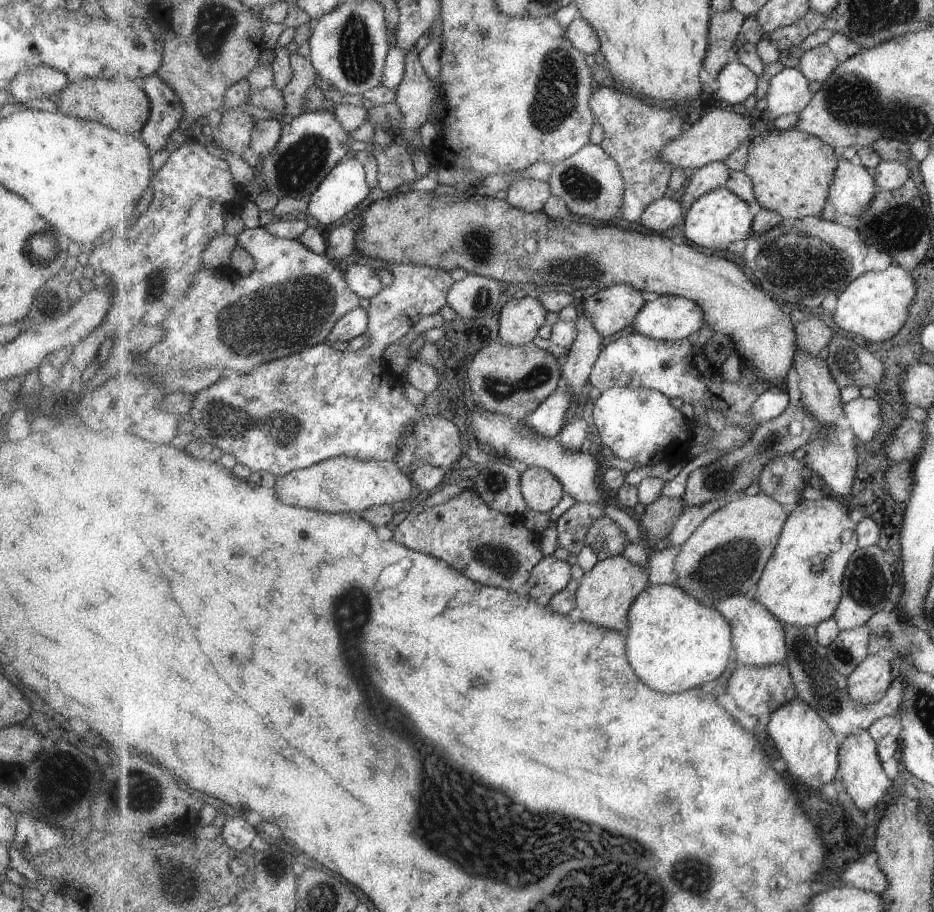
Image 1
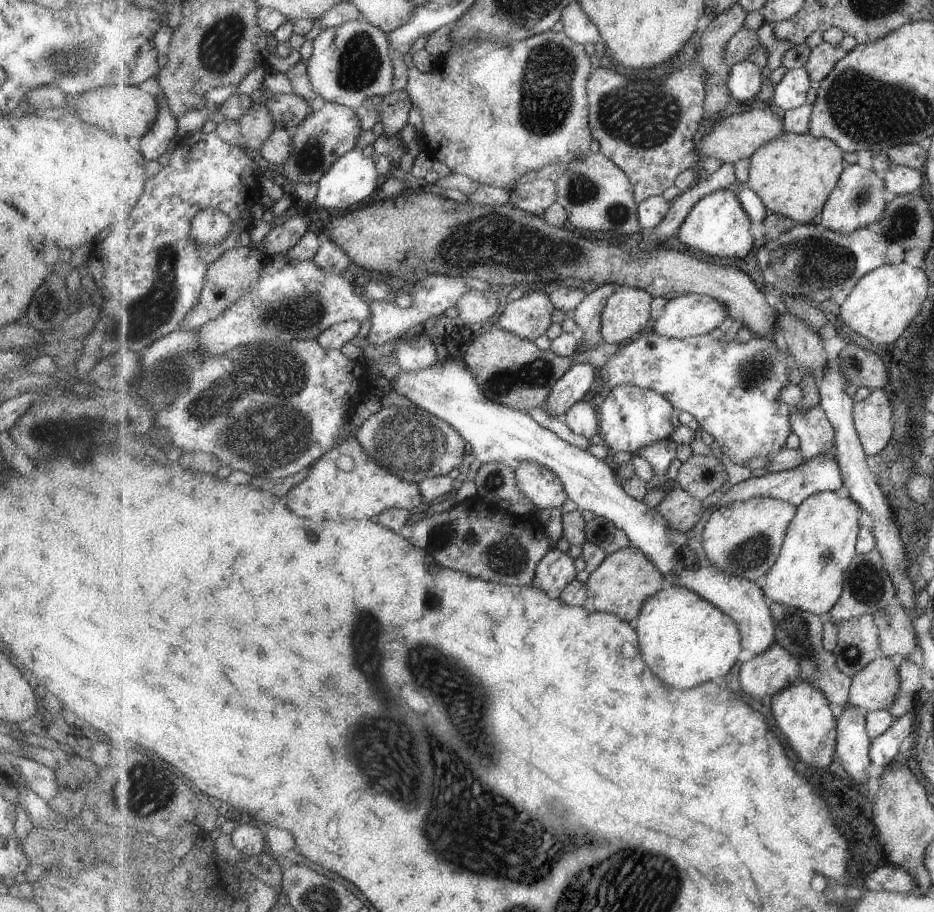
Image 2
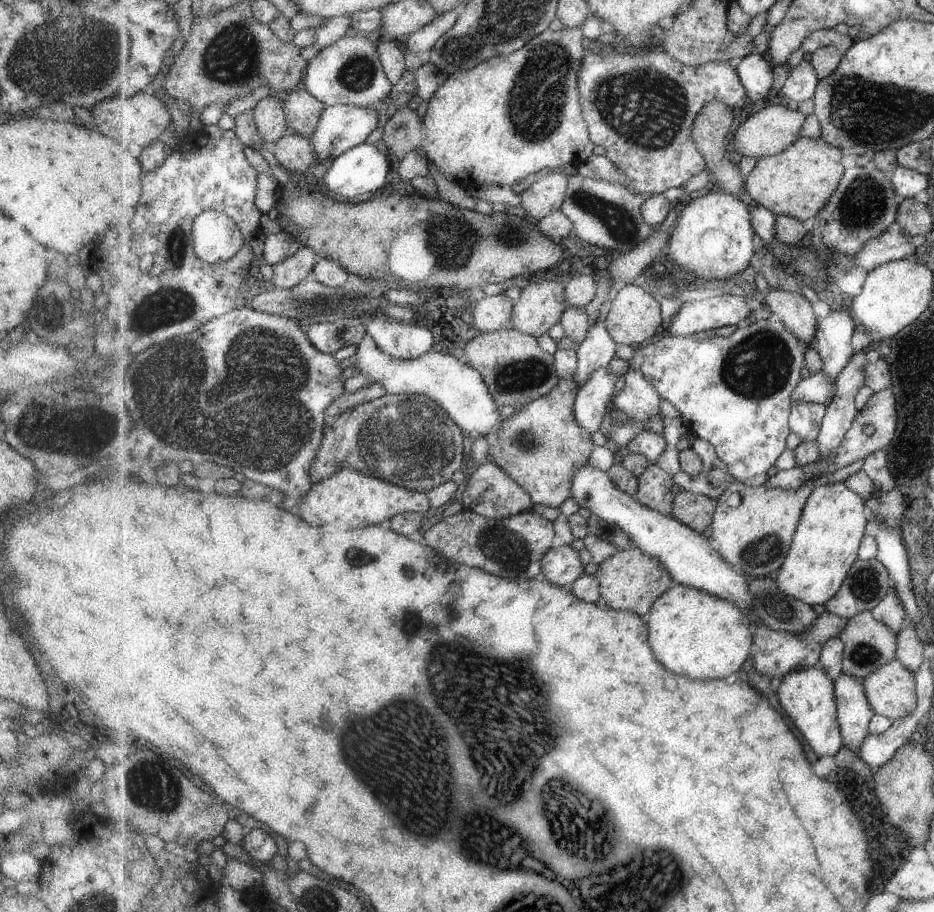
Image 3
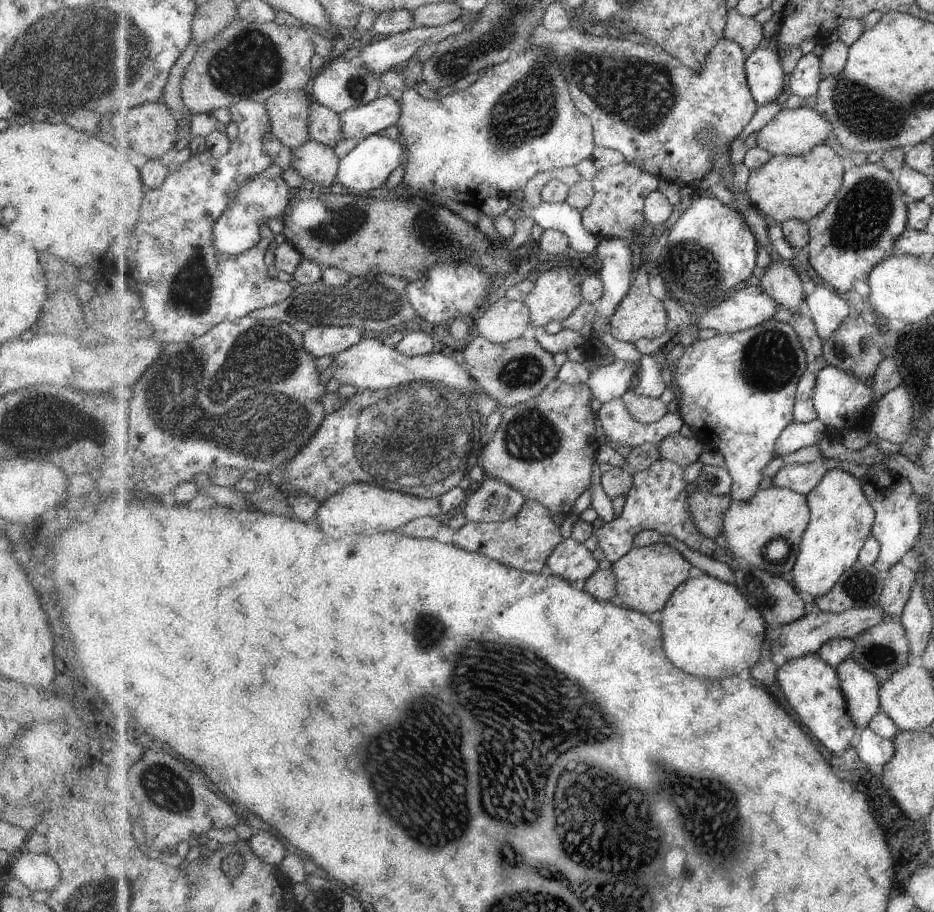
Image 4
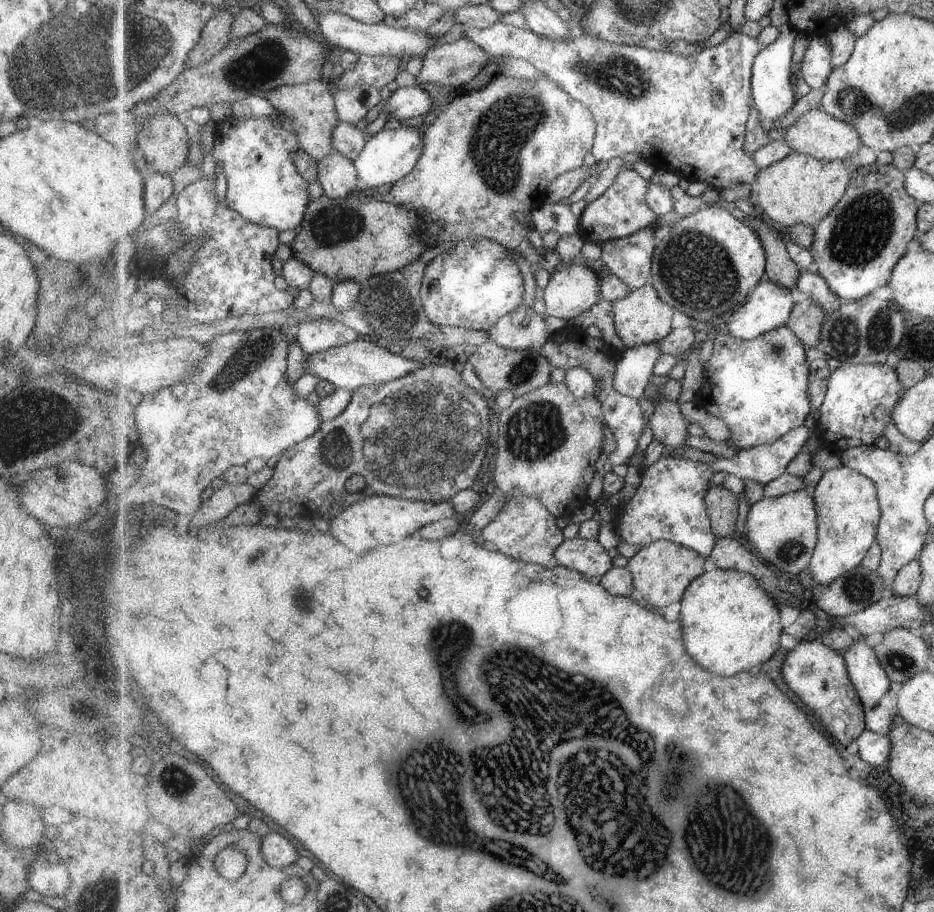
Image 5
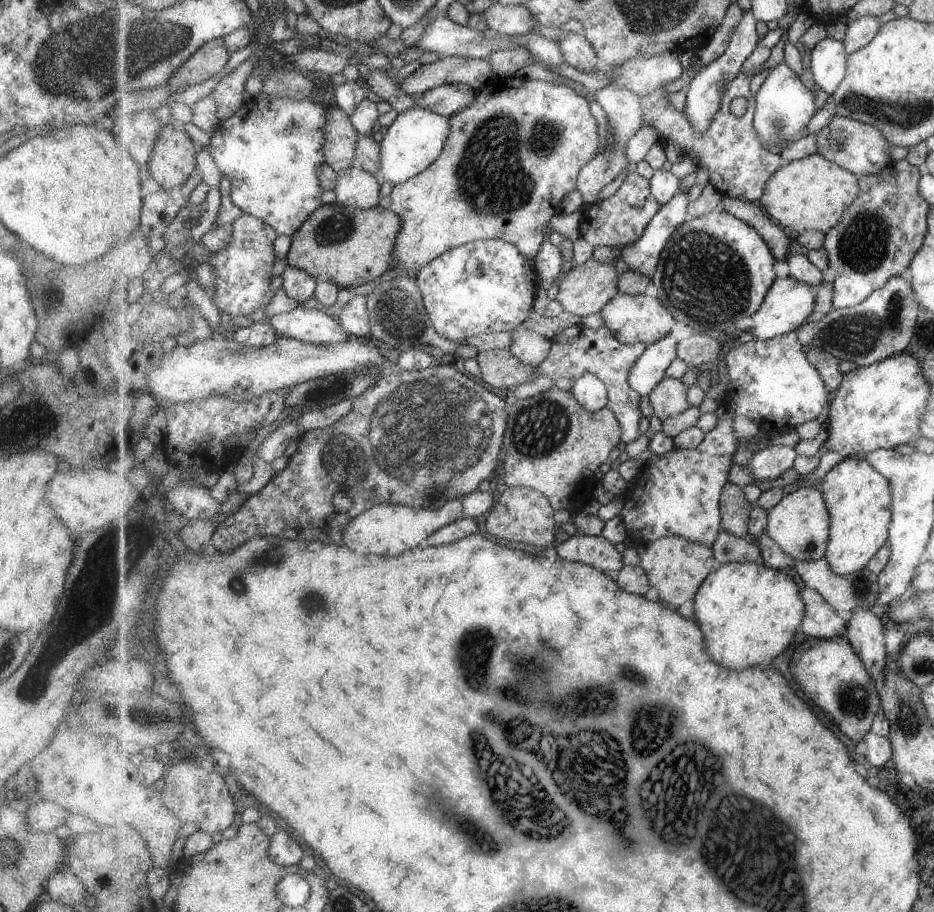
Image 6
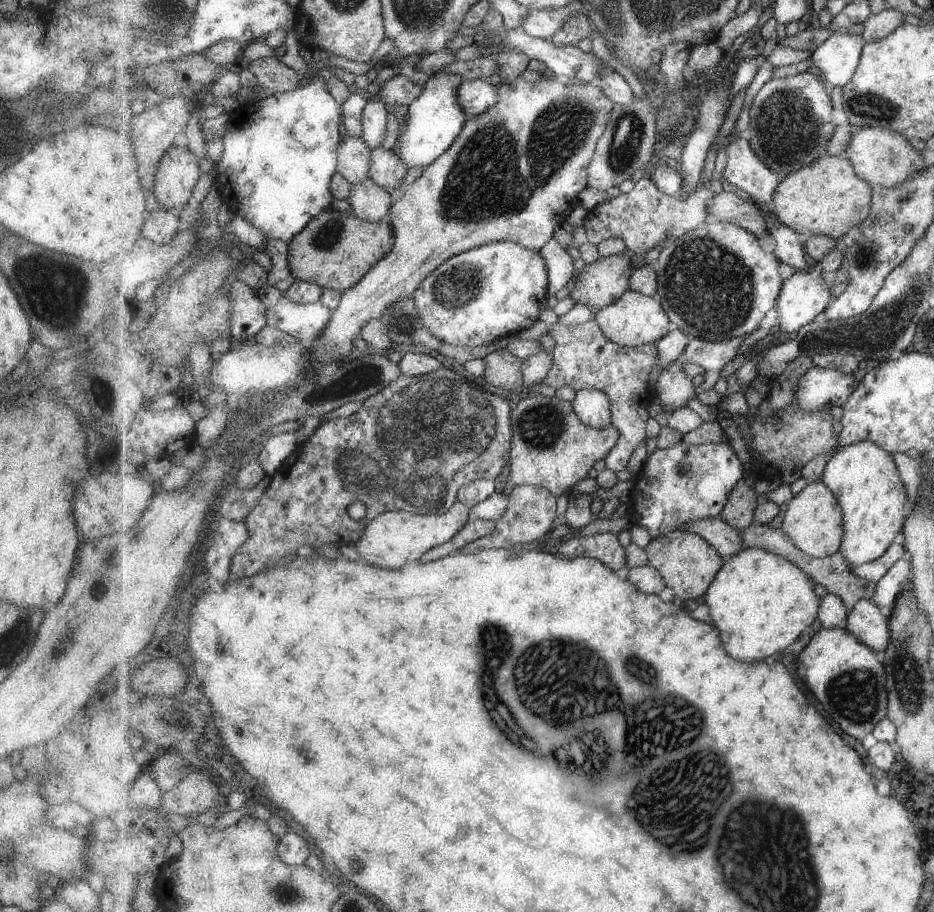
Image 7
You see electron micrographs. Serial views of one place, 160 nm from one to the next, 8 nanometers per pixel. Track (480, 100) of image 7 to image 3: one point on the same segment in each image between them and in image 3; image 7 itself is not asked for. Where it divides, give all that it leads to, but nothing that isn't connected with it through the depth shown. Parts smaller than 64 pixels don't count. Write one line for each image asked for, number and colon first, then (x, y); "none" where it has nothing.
3: (342, 127)
4: (359, 123)
5: (407, 104)
6: (446, 100)

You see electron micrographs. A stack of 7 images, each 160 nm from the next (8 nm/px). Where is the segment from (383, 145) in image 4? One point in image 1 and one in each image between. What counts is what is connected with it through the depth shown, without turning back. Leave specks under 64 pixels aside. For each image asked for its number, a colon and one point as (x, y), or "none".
1: (345, 188)
2: (353, 177)
3: (362, 170)

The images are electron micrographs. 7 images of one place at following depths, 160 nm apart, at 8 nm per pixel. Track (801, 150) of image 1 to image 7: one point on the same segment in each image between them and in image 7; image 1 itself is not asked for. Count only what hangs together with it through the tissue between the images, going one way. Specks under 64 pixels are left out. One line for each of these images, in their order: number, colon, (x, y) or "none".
2: (795, 175)
3: (796, 184)
4: (792, 190)
5: (797, 194)
6: (809, 196)
7: (823, 201)

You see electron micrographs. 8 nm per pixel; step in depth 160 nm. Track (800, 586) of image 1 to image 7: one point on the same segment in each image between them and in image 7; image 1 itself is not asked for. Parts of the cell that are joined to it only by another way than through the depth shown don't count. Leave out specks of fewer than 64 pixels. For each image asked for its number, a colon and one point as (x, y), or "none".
2: (821, 543)
3: (825, 547)
4: (842, 518)
5: (848, 509)
6: (858, 498)
7: (866, 478)

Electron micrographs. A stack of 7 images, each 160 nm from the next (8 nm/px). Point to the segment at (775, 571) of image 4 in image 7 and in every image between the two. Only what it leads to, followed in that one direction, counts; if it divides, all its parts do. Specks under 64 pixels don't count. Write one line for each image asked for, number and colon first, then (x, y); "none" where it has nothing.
5: (784, 530)
6: (800, 525)
7: (814, 519)

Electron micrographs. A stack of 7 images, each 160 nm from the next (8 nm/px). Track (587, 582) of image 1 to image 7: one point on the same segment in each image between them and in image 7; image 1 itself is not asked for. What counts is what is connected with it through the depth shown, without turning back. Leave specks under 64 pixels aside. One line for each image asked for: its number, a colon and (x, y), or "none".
2: (622, 584)
3: (632, 580)
4: (648, 576)
5: (662, 571)
6: (677, 567)
7: (689, 564)

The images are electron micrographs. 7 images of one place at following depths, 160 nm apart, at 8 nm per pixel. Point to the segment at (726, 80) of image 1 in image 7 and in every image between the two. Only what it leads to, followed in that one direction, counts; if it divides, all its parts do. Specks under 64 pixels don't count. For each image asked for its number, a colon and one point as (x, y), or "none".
2: (745, 81)
3: (756, 70)
4: (765, 74)
5: (774, 96)
6: (784, 105)
7: (791, 119)

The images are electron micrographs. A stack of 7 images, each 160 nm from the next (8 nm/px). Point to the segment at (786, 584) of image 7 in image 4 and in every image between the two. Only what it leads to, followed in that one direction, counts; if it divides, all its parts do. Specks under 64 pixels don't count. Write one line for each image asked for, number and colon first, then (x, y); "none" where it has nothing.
4: (709, 629)
5: (732, 623)
6: (749, 614)

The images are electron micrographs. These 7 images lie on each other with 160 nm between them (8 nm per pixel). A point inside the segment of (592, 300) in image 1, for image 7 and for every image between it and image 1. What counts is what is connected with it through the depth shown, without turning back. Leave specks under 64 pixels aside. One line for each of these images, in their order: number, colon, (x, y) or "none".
2: (627, 313)
3: (635, 316)
4: (640, 316)
5: (642, 318)
6: (632, 318)
7: (635, 319)

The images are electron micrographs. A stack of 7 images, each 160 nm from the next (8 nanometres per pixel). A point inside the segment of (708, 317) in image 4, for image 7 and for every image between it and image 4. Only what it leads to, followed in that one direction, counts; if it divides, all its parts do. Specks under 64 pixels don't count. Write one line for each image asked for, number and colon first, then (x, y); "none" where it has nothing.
5: (770, 305)
6: (788, 304)
7: (805, 296)

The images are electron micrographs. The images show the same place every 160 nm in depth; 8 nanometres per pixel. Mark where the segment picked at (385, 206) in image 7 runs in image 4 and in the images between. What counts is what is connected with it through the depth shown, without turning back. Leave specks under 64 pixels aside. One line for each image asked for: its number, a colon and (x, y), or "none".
4: (316, 163)
5: (338, 176)
6: (358, 188)

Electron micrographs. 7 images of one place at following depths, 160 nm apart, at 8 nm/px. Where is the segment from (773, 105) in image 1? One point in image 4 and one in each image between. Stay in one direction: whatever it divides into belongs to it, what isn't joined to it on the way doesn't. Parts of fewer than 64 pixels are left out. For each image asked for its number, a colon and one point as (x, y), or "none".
2: (791, 92)
3: (802, 82)
4: (805, 80)

